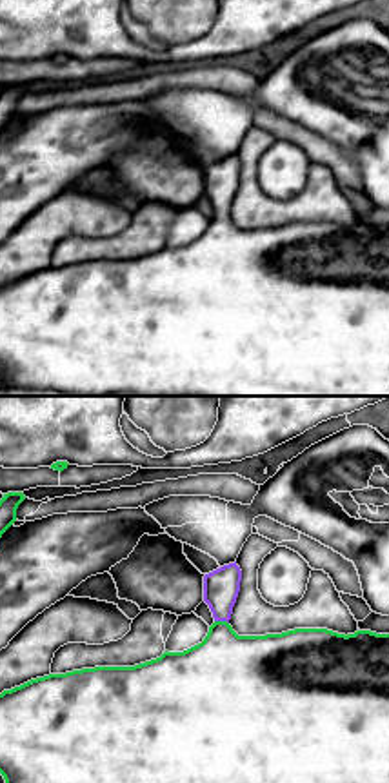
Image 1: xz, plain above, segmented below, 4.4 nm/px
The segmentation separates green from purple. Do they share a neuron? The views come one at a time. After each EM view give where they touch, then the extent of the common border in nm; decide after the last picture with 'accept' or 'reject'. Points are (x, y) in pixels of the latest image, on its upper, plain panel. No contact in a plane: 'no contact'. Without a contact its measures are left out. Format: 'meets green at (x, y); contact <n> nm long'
meets green at (222, 215); contact 70 nm long

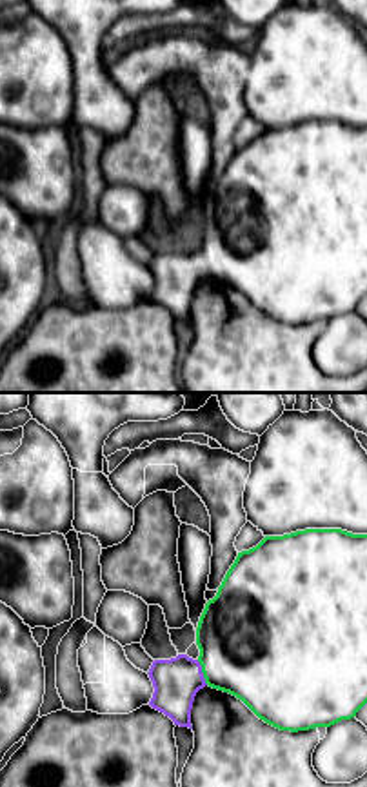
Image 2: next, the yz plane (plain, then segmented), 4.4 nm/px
meets green at (202, 264); contact 120 nm long

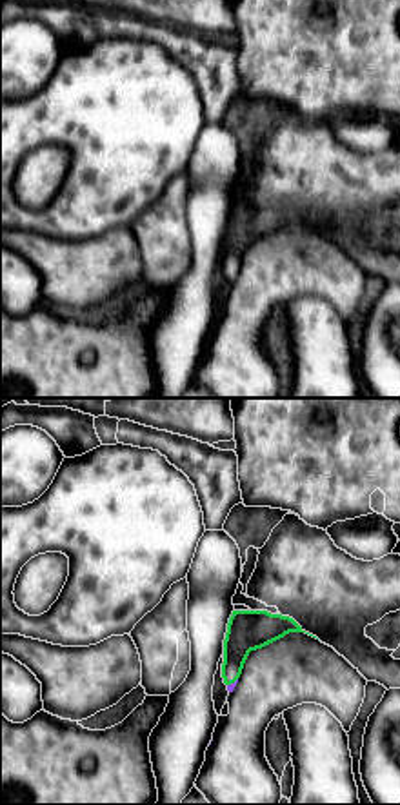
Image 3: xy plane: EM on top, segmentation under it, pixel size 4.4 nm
meets green at (231, 275); contact 60 nm long

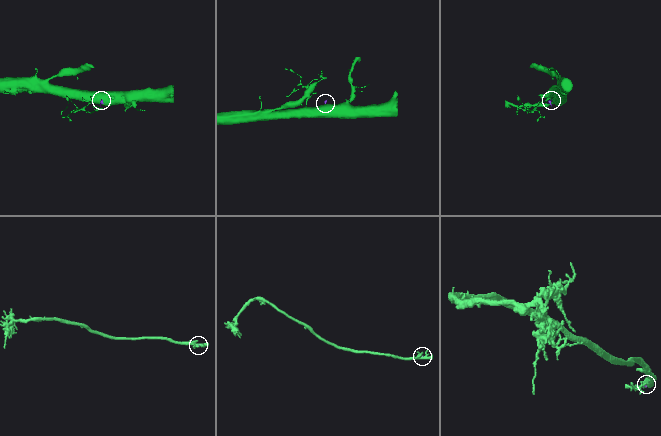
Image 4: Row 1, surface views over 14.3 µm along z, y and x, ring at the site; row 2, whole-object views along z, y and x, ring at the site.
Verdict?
accept

